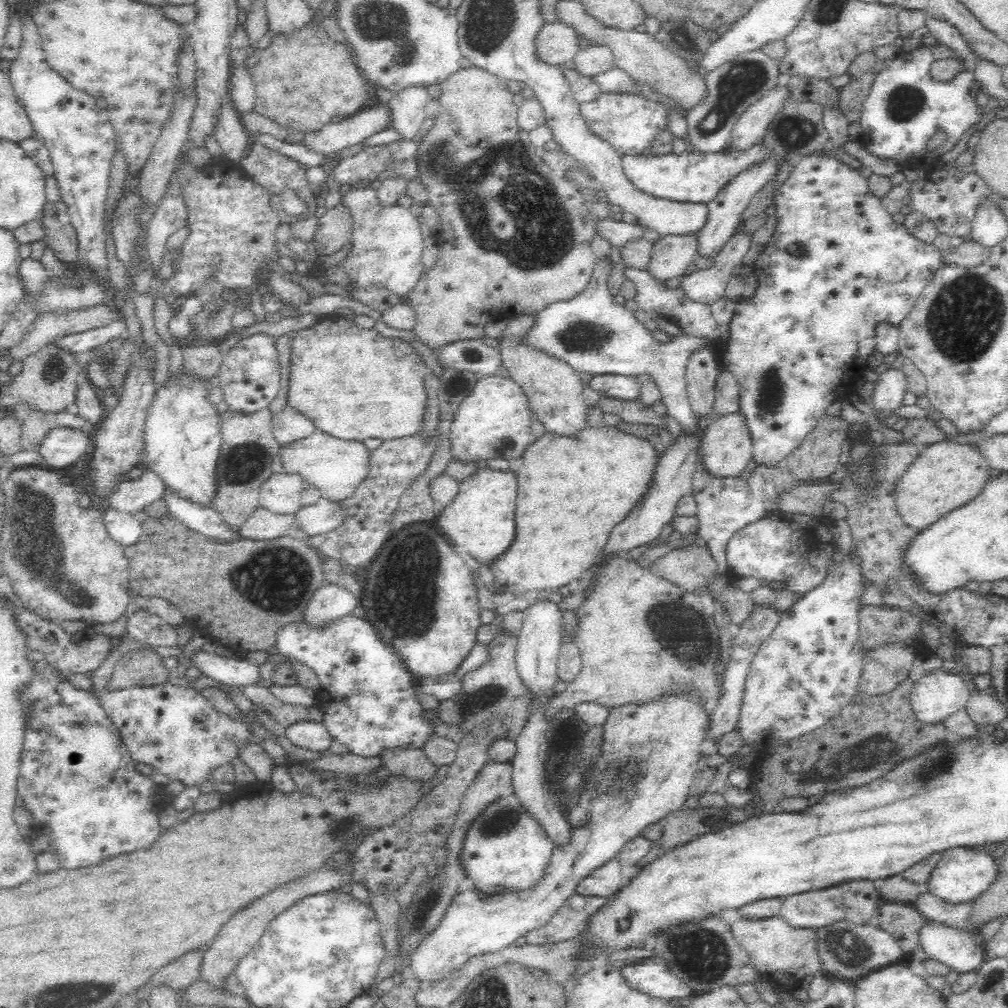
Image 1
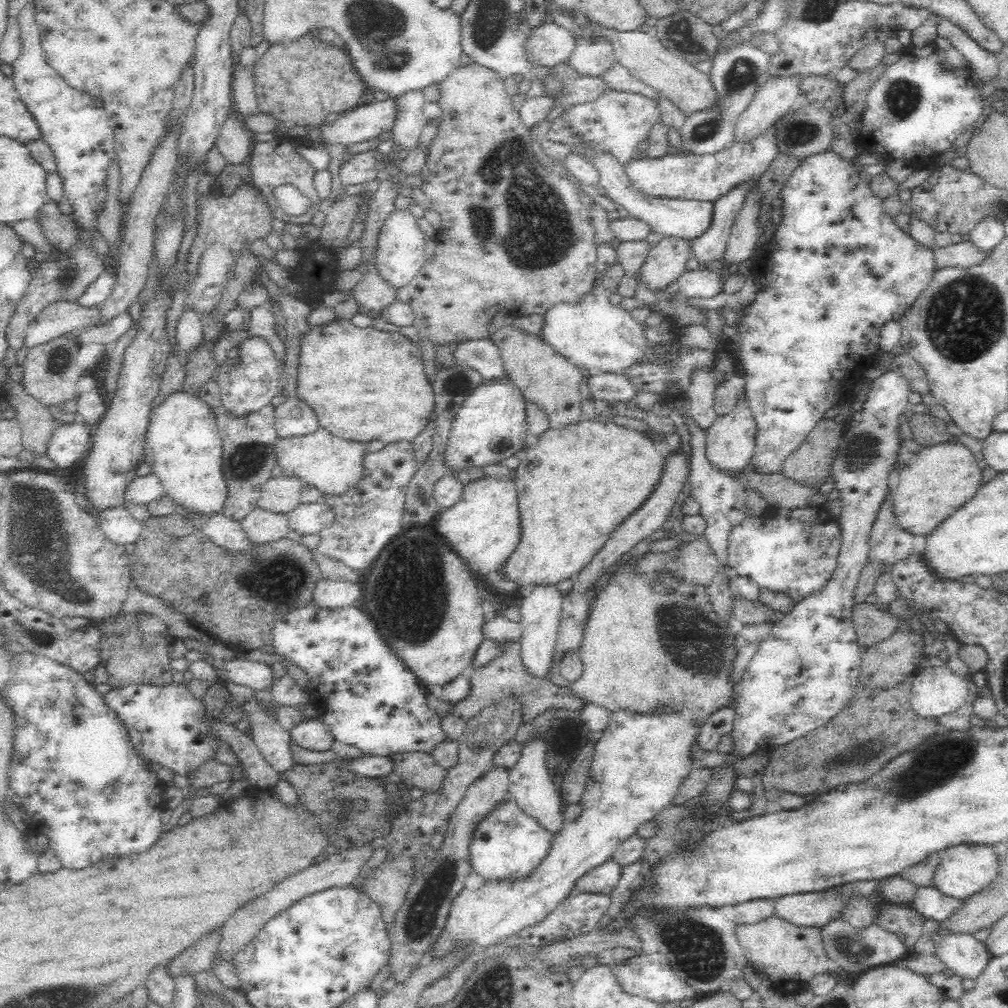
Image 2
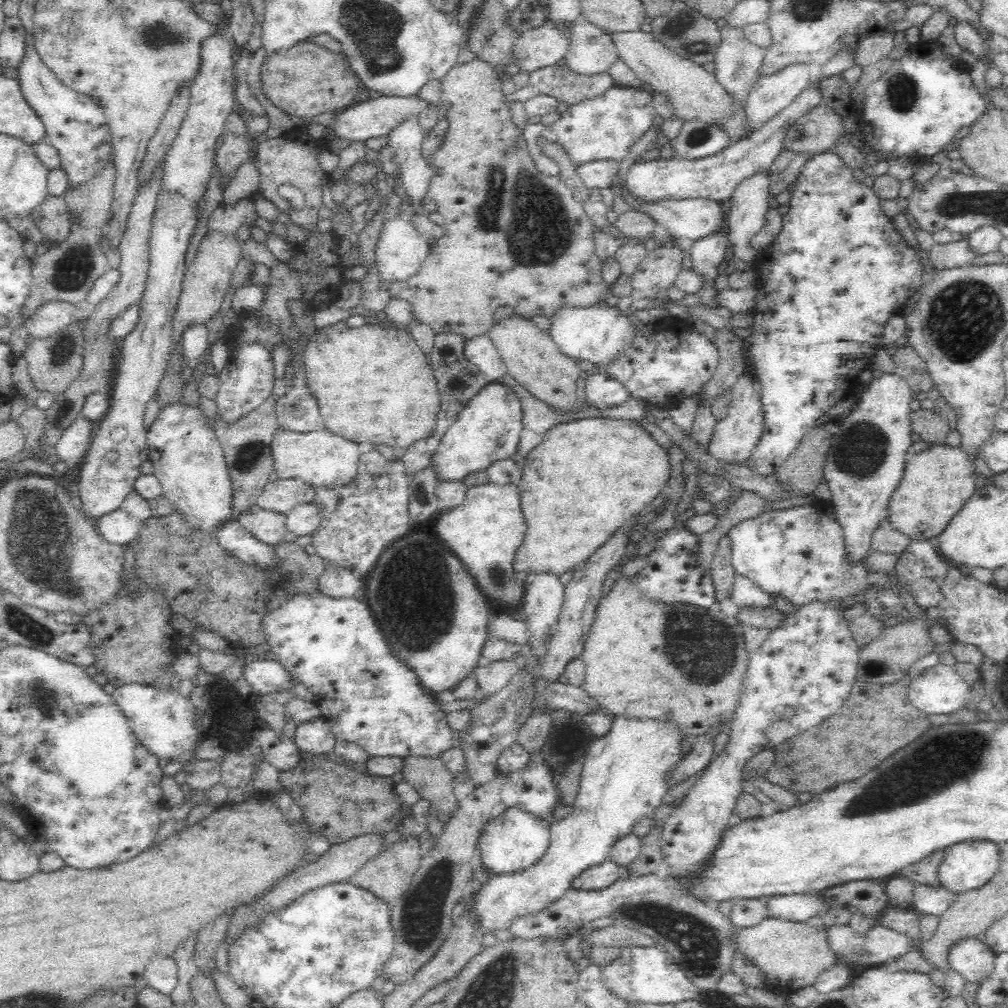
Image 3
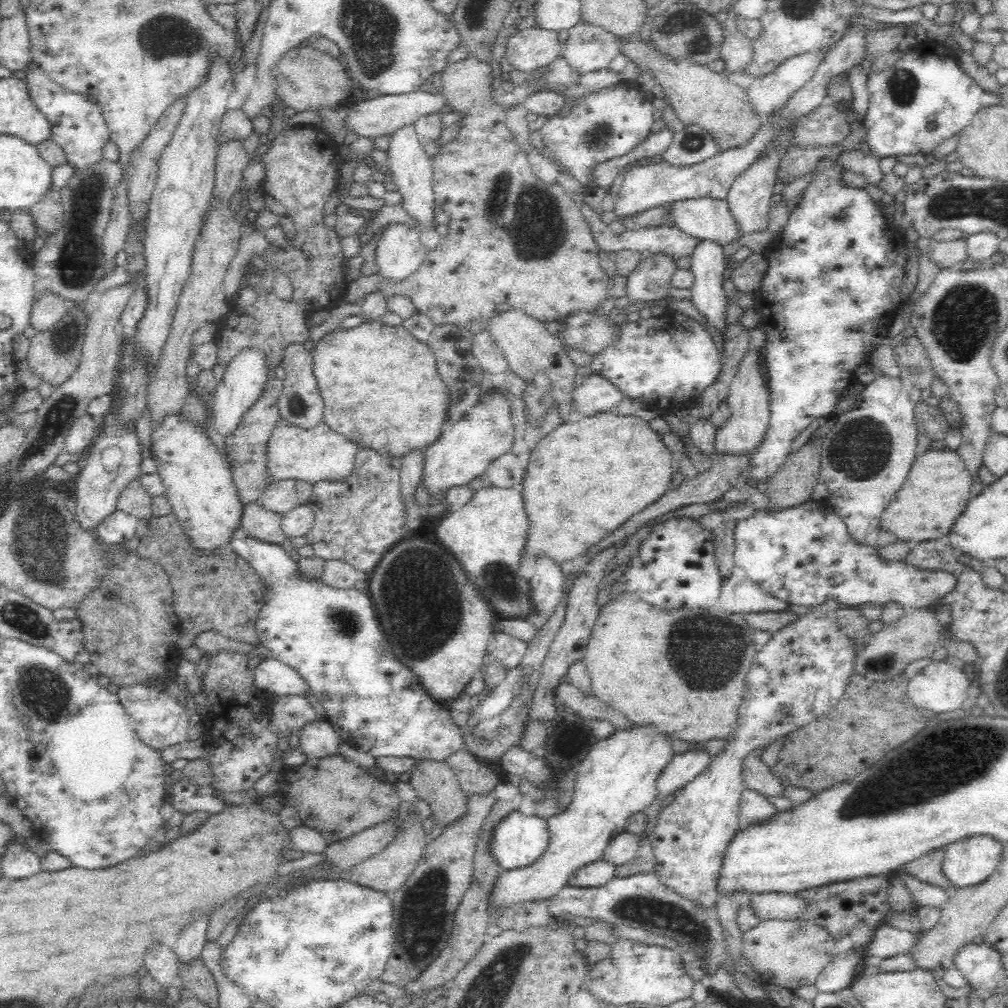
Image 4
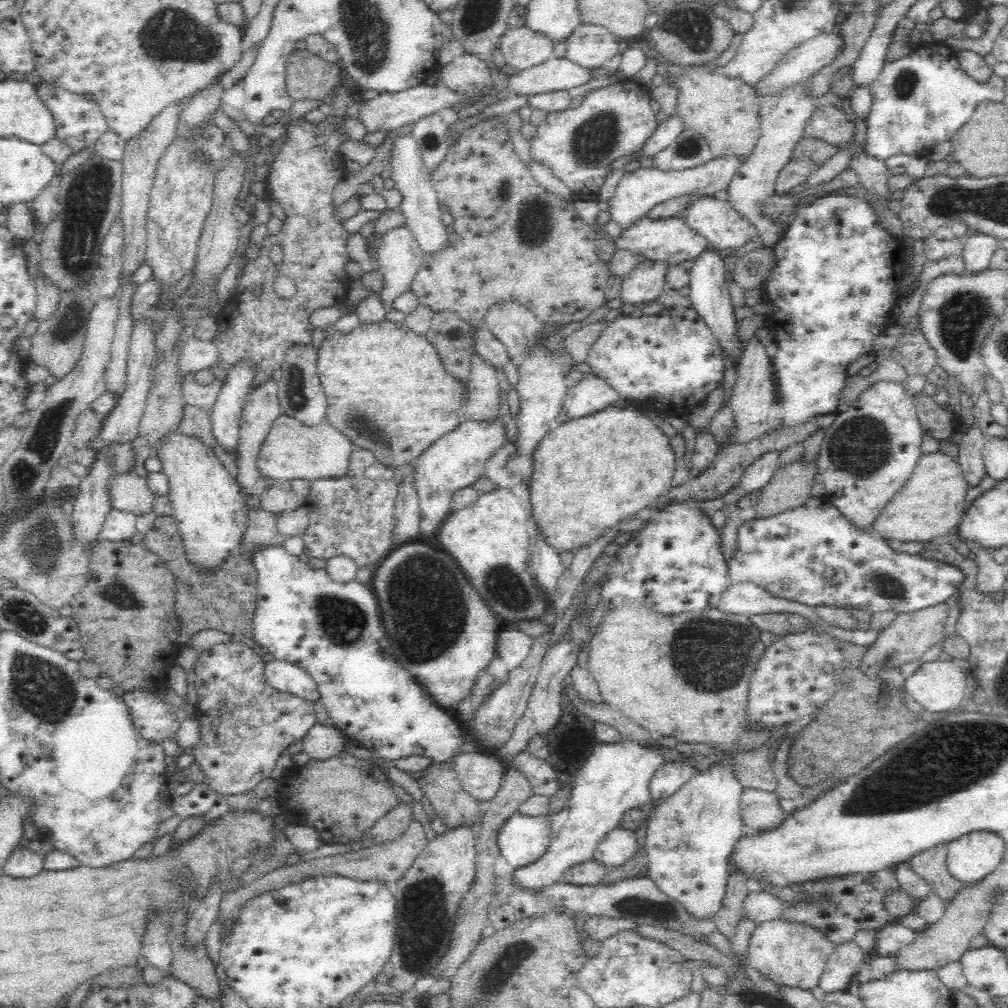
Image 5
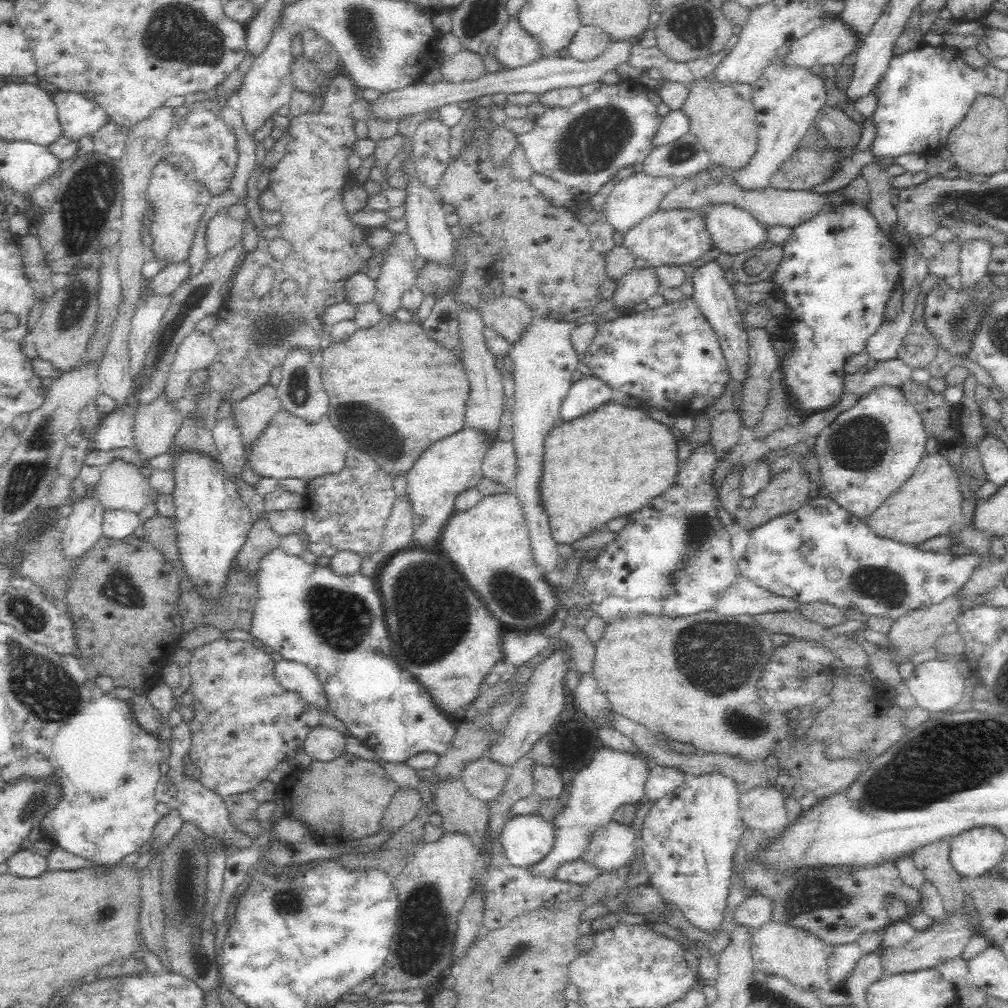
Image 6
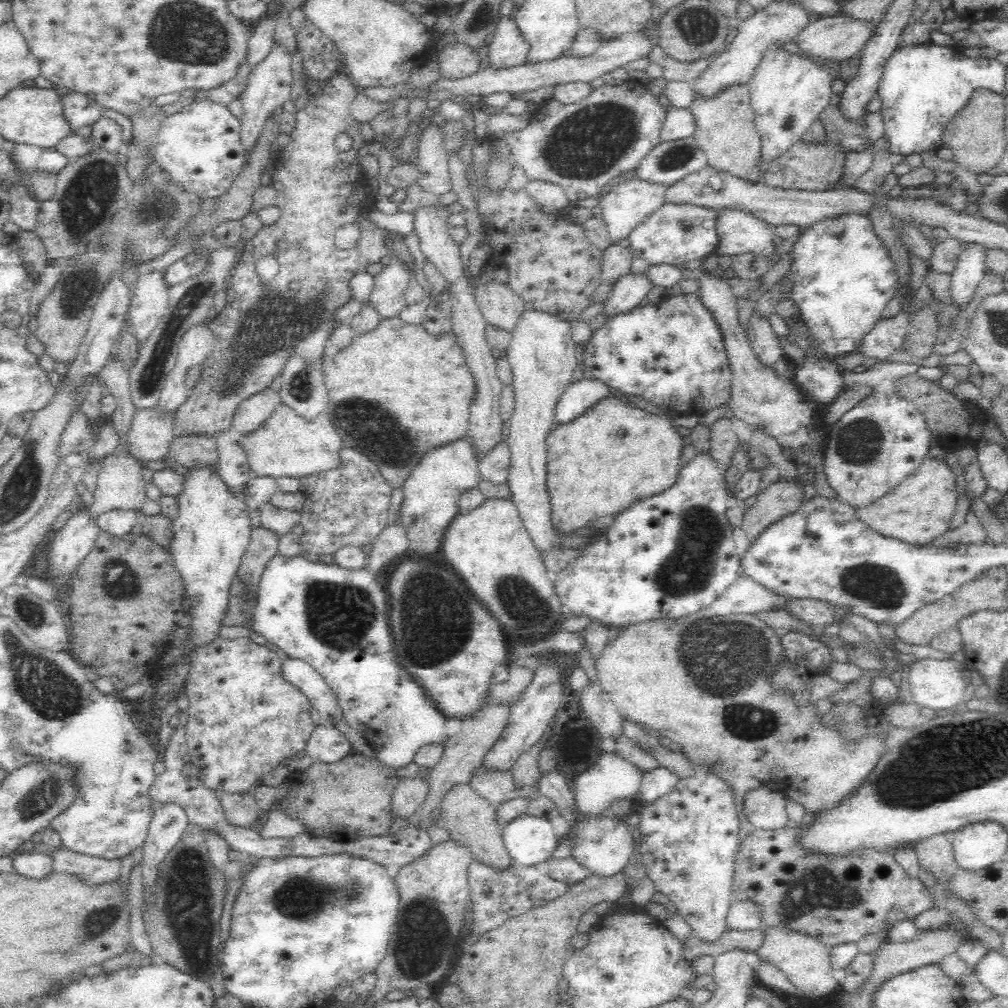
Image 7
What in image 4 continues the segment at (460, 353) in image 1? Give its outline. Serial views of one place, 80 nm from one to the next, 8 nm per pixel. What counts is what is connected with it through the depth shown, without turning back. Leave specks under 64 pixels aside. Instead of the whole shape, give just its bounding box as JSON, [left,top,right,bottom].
[472,330,509,375]

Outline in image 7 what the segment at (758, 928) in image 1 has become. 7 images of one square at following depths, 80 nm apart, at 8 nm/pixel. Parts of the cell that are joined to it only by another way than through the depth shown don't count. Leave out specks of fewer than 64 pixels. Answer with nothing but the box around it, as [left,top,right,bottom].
[756,928,840,998]

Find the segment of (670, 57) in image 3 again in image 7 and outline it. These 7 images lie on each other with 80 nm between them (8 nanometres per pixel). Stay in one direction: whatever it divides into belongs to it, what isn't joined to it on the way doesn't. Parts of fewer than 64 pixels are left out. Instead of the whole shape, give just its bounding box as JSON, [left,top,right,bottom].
[690,84,762,184]

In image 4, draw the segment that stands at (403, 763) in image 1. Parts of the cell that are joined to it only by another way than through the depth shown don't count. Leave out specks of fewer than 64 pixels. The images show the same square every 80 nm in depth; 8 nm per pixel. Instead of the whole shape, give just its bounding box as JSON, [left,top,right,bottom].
[409,760,470,825]

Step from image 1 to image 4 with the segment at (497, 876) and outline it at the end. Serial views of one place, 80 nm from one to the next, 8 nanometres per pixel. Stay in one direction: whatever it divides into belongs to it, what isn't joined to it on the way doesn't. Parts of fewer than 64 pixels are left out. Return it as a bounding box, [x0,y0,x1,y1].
[491,812,549,871]

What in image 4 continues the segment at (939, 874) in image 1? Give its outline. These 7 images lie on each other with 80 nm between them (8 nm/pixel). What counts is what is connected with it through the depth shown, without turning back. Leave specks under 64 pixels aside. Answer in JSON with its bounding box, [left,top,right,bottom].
[944,836,1005,888]

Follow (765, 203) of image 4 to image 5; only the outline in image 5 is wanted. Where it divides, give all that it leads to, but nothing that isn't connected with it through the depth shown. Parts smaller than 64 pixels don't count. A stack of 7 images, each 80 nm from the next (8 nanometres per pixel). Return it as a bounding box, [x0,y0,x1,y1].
[727,78,824,247]

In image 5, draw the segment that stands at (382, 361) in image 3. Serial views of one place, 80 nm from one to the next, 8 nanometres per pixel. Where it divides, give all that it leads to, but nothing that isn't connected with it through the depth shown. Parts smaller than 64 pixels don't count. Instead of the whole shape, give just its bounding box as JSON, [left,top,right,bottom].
[317,318,467,471]

